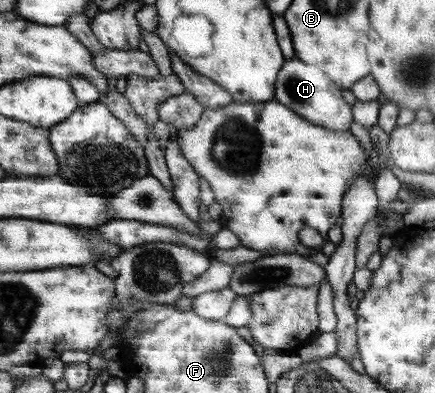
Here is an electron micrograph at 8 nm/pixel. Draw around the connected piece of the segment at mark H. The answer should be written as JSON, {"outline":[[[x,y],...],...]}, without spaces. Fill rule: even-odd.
{"outline":[[[297,57],[288,58],[278,72],[274,87],[274,99],[306,118],[311,124],[331,131],[350,131],[354,120],[352,106],[343,99],[343,88],[337,86],[321,67],[305,64]]]}

